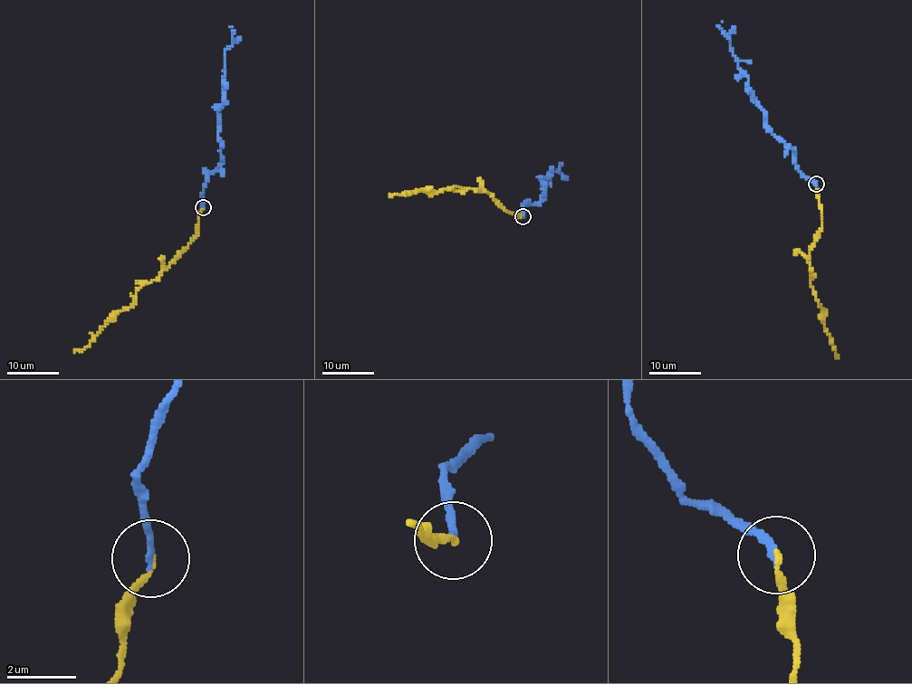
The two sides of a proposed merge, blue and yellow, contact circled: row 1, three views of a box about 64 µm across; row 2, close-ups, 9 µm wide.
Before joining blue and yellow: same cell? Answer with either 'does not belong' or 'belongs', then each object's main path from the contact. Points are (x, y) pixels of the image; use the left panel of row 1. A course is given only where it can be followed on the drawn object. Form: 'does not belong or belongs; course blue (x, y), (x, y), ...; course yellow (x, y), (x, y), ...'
belongs; course blue (203, 207), (201, 194), (206, 177), (221, 163), (218, 111), (223, 98), (224, 53), (232, 42), (230, 27); course yellow (203, 207), (196, 236), (187, 250), (158, 277), (139, 288), (130, 307), (119, 311), (88, 346), (73, 352)

